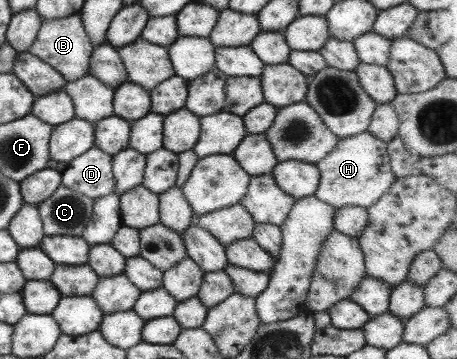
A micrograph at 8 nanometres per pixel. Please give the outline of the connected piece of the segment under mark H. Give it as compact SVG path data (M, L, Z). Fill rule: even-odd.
M367 130L357 135L339 138L333 150L315 162L320 176L315 198L337 209L343 206L369 207L375 203L396 180L391 172L387 145Z

